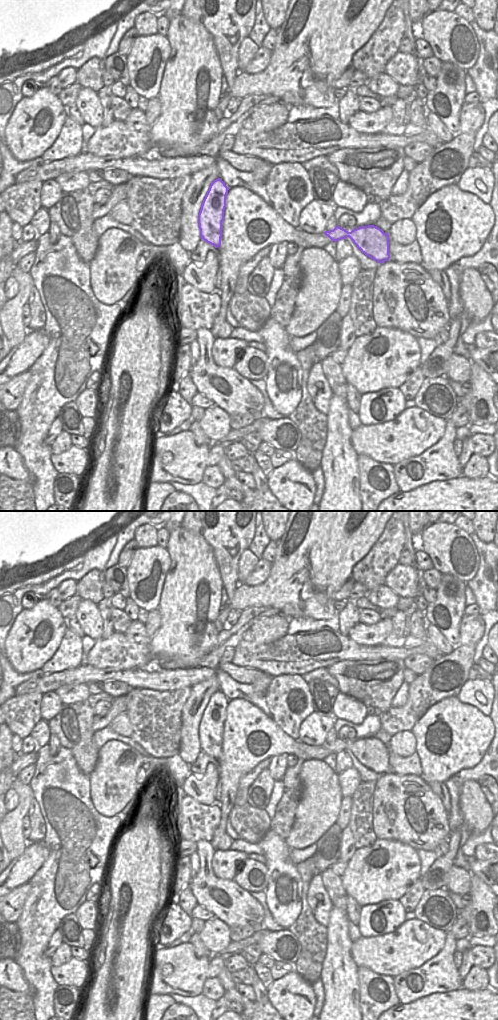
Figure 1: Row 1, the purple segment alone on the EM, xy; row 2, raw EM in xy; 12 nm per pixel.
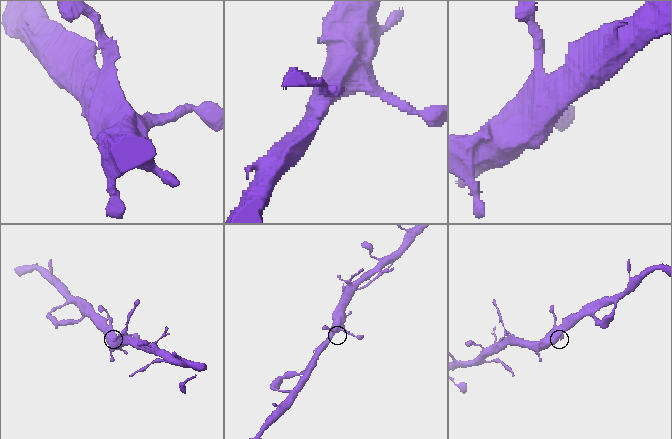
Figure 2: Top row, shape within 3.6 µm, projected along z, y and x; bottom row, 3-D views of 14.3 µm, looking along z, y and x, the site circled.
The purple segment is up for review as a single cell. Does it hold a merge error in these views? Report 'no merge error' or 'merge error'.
no merge error

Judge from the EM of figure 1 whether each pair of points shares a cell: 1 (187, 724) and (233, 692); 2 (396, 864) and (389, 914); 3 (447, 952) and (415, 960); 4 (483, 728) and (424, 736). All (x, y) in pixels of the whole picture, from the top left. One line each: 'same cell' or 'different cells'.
1: different cells
2: different cells
3: different cells
4: same cell

